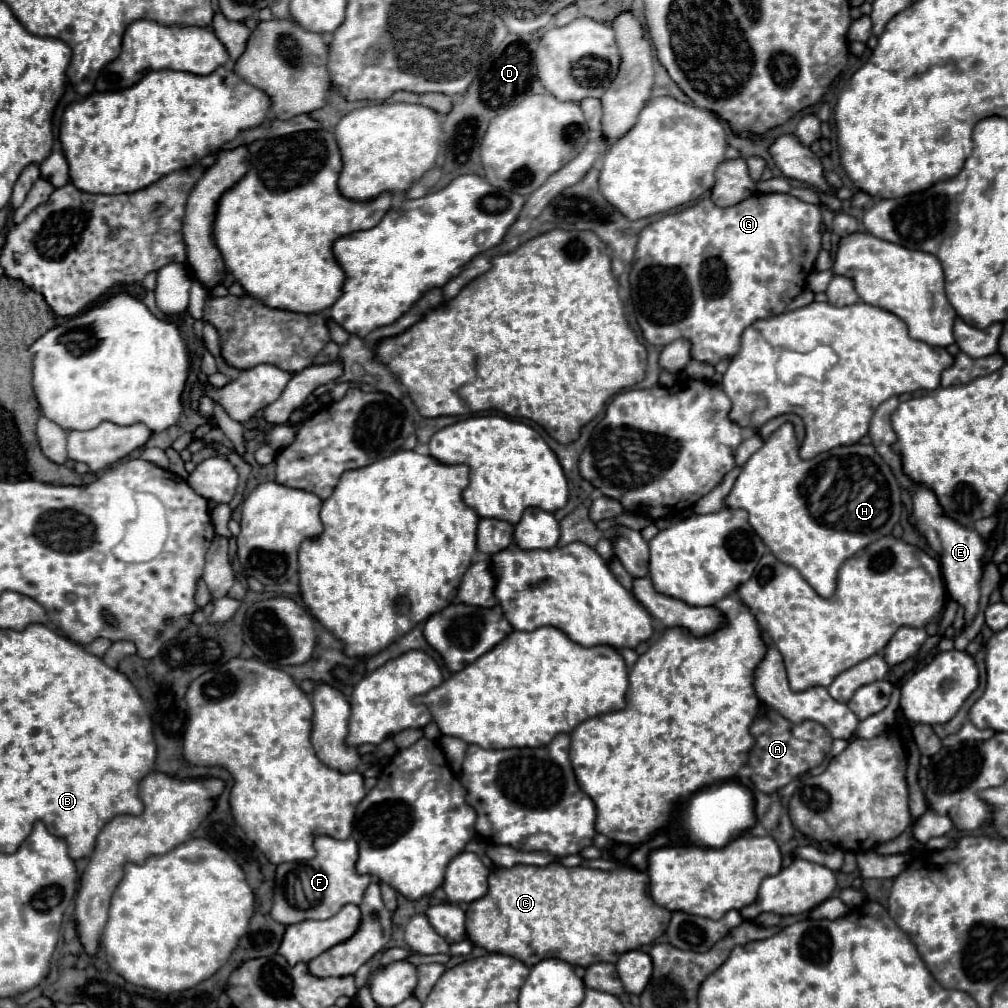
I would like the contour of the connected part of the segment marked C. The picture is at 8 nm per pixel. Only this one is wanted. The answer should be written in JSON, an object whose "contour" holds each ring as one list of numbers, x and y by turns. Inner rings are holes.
{"contour":[[556,861,546,867,532,865,514,865,512,869,498,867,488,877,488,895,468,905,466,931,470,941,474,941,476,945,492,953,516,957,528,967,548,957,556,957,570,965,582,967,588,967,598,961,616,963,622,953,656,941,670,923,672,913,656,905,648,895,650,895,648,873,628,866,620,866,610,871,574,867,574,873]]}

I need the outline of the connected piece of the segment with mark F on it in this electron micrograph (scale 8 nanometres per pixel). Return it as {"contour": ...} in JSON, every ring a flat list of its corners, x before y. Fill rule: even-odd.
{"contour":[[320,835,314,841,316,857,310,861,298,863,282,863,276,871,276,887,274,887,274,905,272,905,272,919,284,925,294,925,306,919,330,919,336,915,344,905,362,901,366,887,370,885,370,875,356,873,356,859,358,859,358,845,354,839,334,839,328,835]]}

